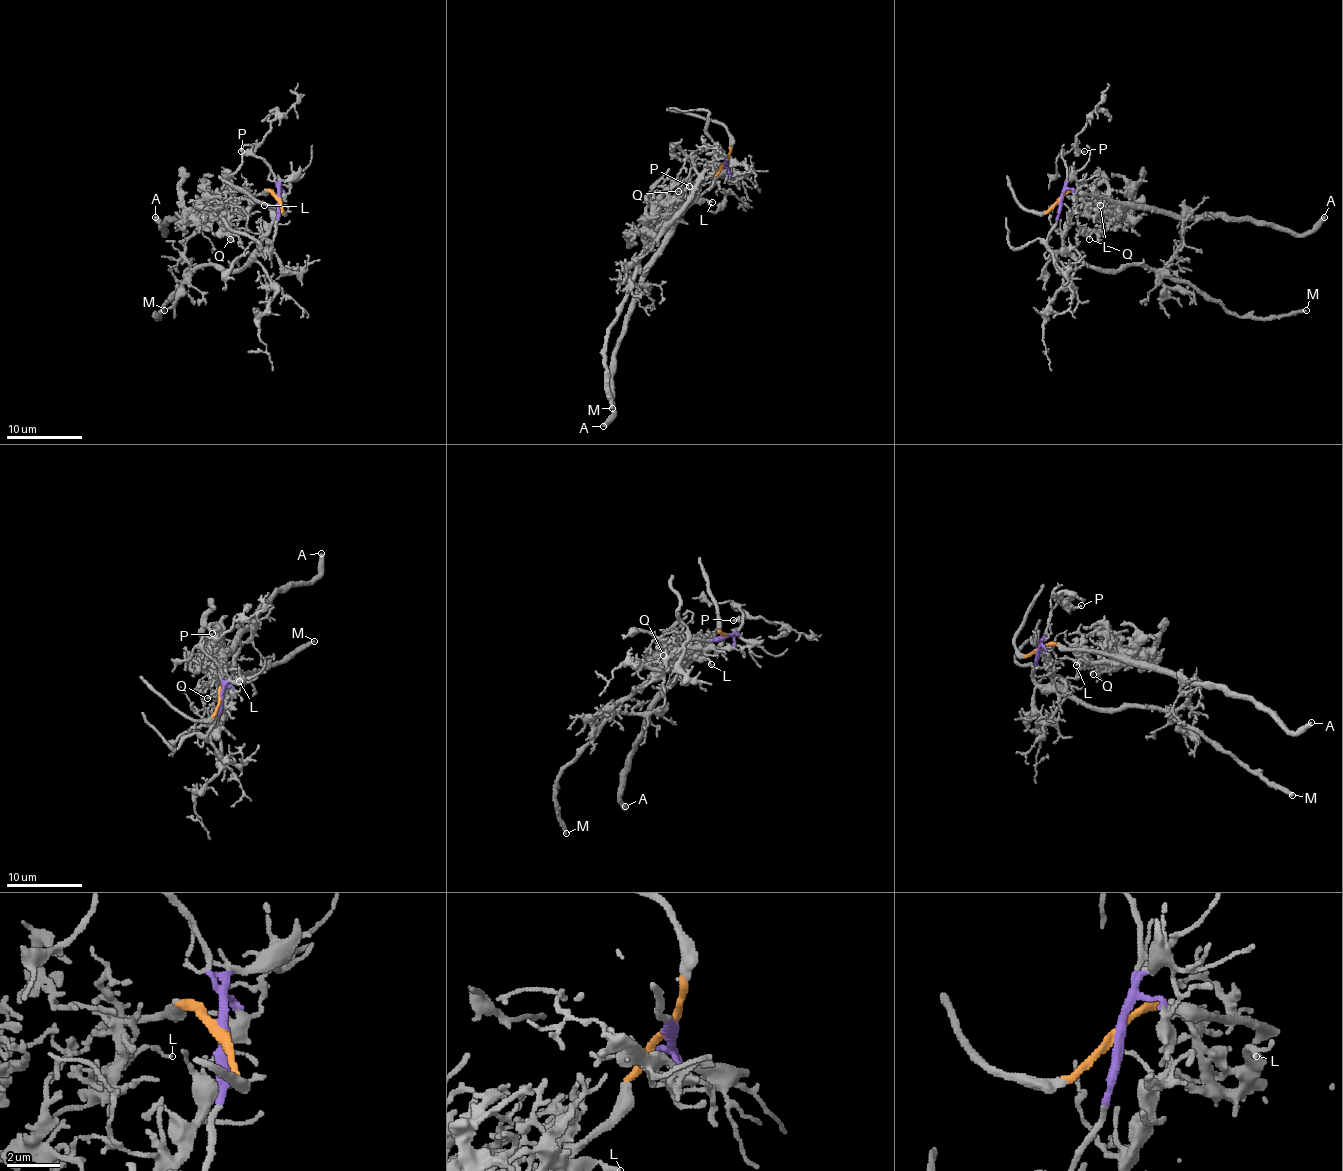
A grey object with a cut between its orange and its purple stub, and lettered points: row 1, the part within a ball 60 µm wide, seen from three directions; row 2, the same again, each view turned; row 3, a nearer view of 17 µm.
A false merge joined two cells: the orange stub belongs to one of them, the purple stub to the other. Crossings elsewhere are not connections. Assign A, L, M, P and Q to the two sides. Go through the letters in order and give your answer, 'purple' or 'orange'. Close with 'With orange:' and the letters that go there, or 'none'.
A: orange
L: orange
M: purple
P: purple
Q: orange
With orange: A, L, Q

